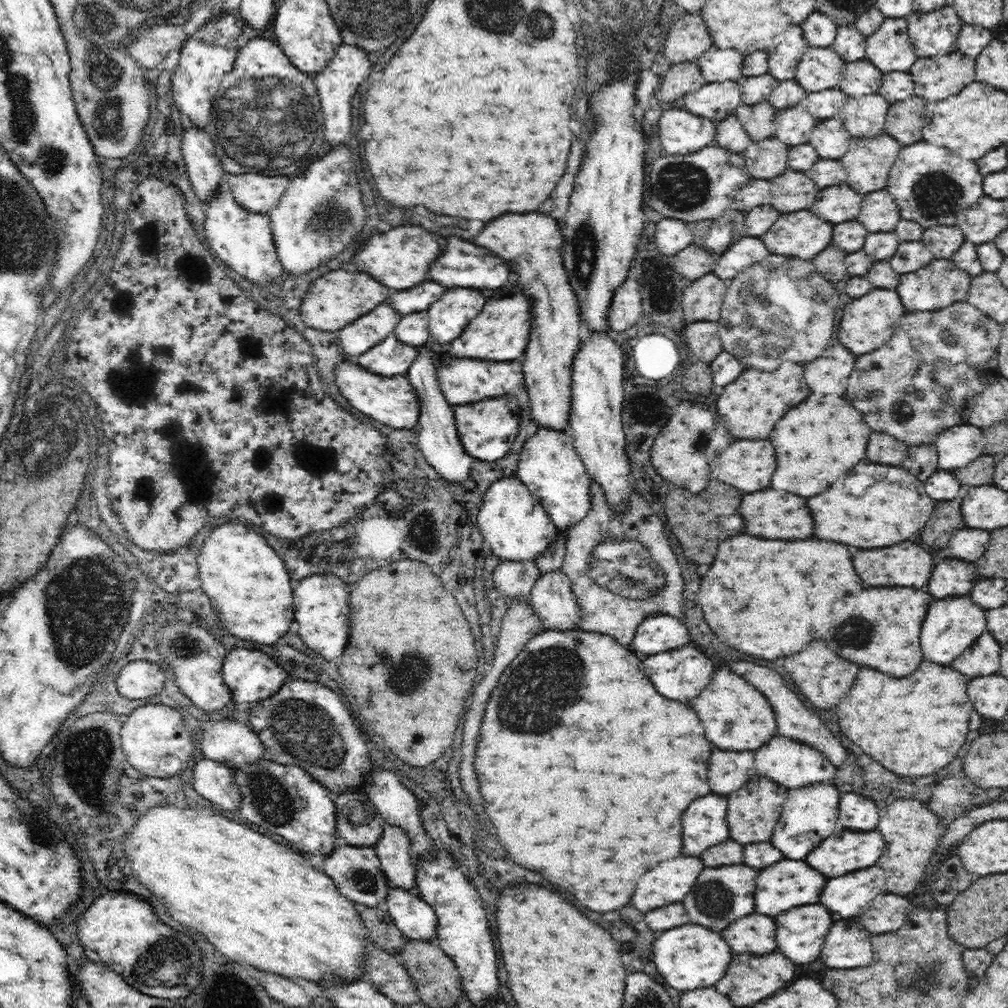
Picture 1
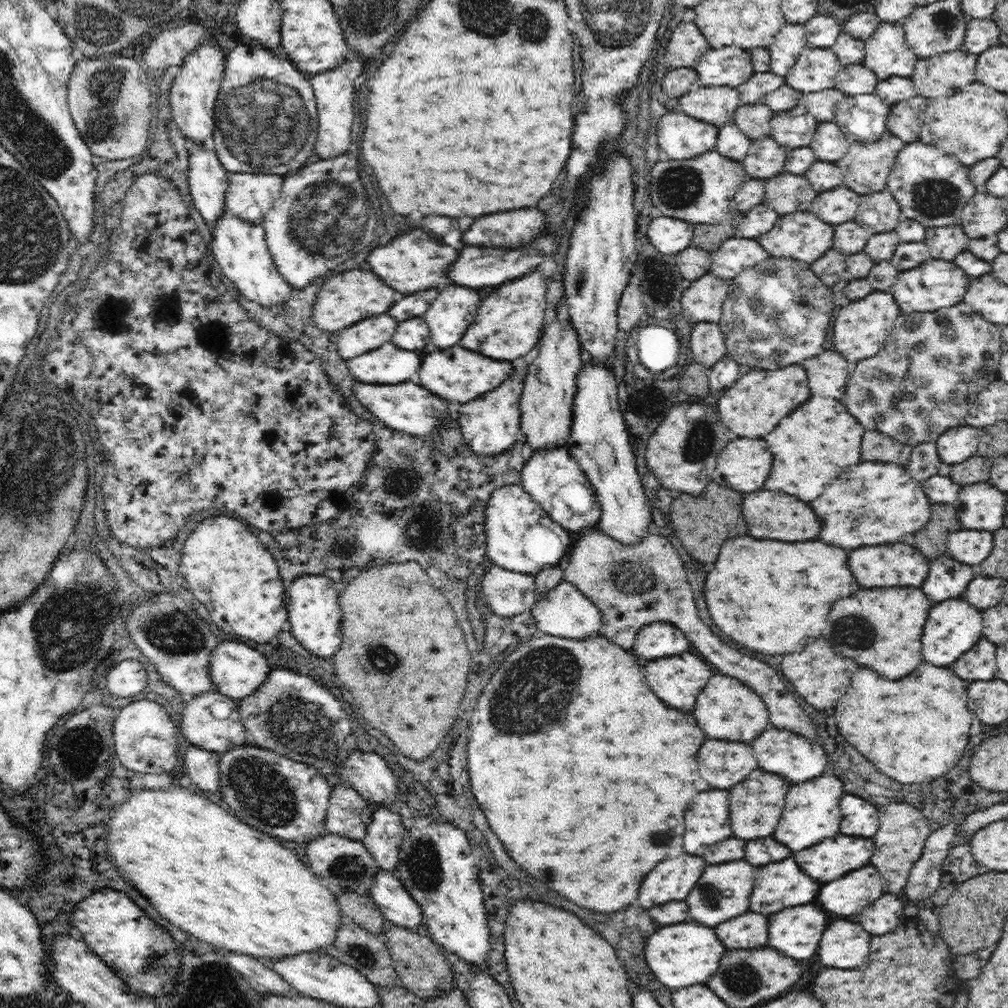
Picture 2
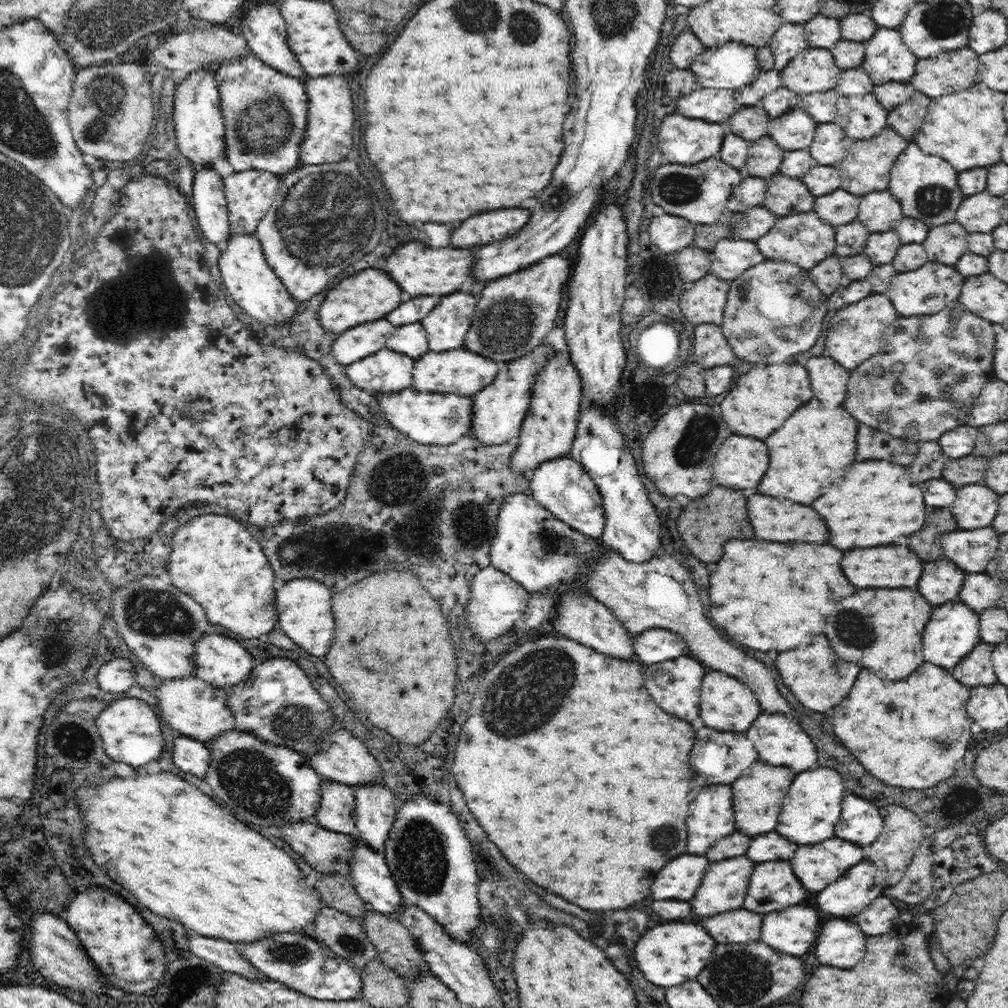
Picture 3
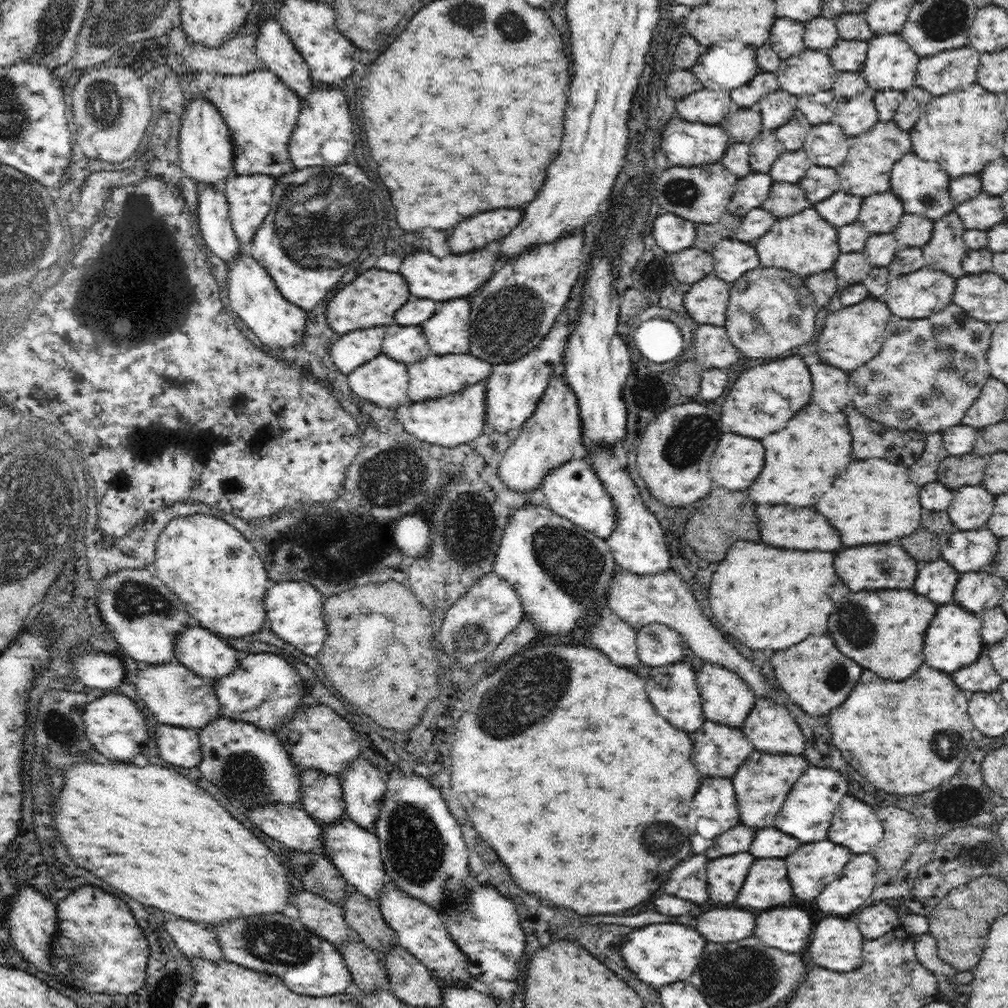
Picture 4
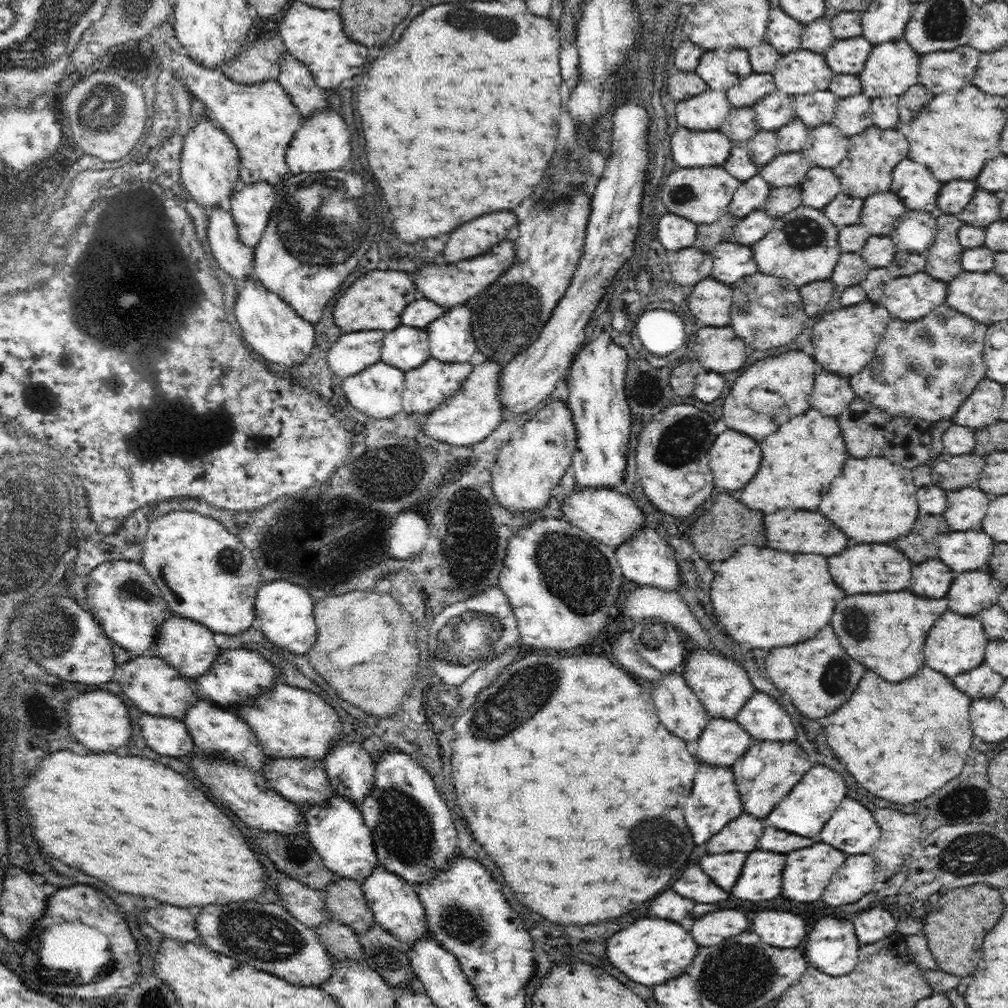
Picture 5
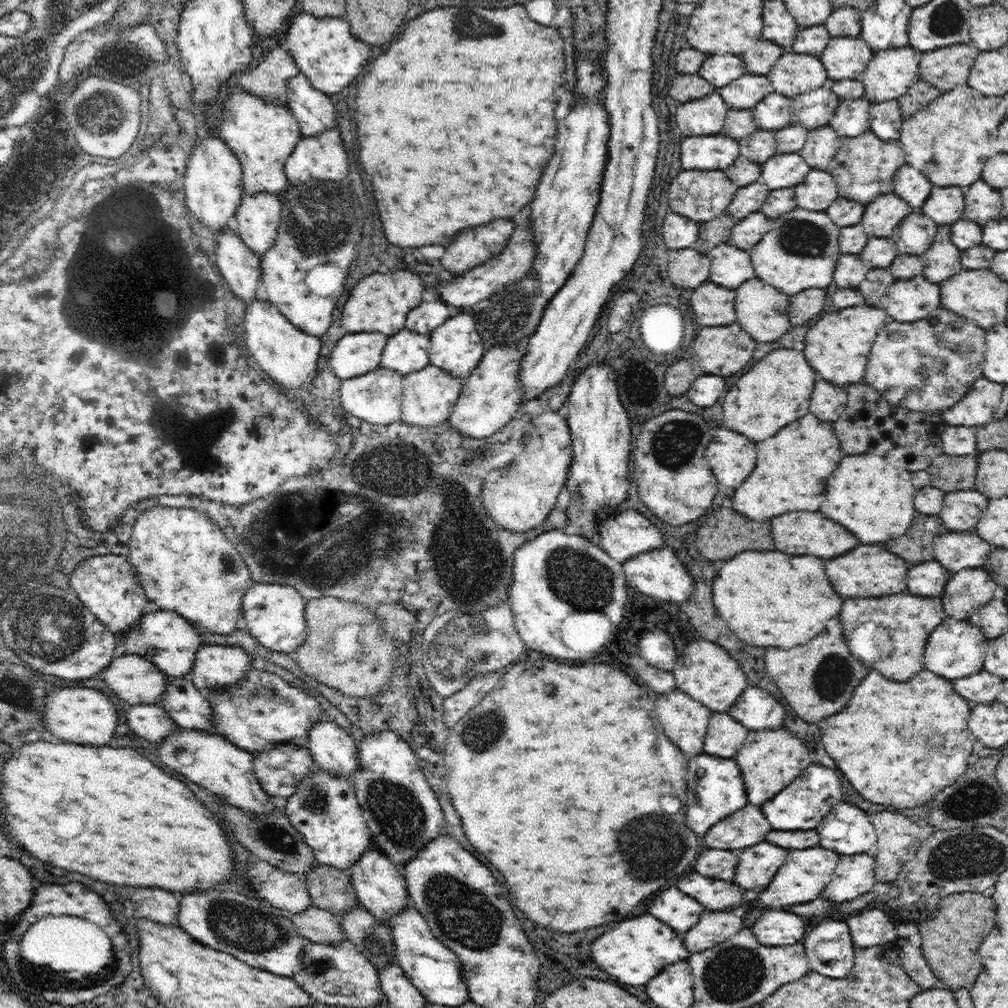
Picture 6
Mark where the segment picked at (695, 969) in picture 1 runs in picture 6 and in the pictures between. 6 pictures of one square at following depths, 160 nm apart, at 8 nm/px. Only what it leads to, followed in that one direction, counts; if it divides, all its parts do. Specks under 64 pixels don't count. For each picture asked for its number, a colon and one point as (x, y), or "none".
2: (681, 955)
3: (671, 954)
4: (659, 954)
5: (665, 949)
6: (634, 952)

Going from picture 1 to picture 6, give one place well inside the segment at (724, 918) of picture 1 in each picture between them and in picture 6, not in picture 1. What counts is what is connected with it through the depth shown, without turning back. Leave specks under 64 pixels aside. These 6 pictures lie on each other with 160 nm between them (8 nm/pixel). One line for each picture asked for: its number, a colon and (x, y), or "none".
2: (723, 892)
3: (725, 884)
4: (726, 874)
5: (724, 868)
6: (722, 864)

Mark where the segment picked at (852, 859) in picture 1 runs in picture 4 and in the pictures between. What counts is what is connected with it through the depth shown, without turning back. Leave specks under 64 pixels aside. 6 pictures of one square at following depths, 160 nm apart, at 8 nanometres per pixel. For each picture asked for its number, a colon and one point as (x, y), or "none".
2: (832, 858)
3: (817, 865)
4: (812, 867)

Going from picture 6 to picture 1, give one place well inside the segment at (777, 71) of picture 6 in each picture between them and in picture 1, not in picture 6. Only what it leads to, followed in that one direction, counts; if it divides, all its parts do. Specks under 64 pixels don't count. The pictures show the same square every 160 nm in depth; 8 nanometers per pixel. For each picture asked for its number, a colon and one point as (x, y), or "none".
1: (819, 69)
2: (816, 68)
3: (814, 69)
4: (810, 71)
5: (799, 72)

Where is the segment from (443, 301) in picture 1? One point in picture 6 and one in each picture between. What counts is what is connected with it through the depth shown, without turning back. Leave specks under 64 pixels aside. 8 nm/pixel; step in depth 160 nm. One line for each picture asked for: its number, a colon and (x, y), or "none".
2: (452, 312)
3: (447, 324)
4: (447, 332)
5: (450, 338)
6: (456, 346)

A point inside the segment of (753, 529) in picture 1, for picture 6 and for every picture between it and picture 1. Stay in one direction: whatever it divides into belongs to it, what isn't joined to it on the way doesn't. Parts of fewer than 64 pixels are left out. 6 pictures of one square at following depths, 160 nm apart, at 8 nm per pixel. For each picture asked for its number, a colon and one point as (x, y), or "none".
2: (784, 517)
3: (785, 521)
4: (804, 529)
5: (807, 532)
6: (800, 533)

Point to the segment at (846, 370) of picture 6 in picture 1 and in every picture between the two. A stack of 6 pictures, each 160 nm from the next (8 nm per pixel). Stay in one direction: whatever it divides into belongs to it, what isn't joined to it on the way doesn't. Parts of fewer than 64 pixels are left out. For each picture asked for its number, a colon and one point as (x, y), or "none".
1: (867, 323)
2: (860, 329)
3: (855, 333)
4: (854, 335)
5: (844, 341)

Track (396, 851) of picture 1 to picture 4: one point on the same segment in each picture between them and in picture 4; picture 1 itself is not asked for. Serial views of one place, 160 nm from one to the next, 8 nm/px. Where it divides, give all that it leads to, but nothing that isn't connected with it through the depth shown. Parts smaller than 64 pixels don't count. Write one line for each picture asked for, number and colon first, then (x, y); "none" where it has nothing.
2: (384, 834)
3: (375, 806)
4: (363, 789)

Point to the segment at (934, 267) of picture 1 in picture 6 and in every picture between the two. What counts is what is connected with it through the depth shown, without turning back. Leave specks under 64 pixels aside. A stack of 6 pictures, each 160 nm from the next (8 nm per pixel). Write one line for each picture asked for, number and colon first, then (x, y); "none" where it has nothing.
2: (937, 283)
3: (930, 288)
4: (920, 294)
5: (908, 298)
6: (906, 301)

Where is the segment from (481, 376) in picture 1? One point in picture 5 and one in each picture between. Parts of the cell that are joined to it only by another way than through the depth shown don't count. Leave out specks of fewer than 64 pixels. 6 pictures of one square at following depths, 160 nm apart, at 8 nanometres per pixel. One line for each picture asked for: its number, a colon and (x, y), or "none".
2: (457, 374)
3: (462, 371)
4: (437, 375)
5: (426, 387)

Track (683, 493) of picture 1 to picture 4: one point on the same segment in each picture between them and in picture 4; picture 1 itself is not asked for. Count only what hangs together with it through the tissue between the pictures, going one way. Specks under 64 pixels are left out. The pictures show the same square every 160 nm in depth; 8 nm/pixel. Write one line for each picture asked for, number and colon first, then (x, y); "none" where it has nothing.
2: (702, 522)
3: (706, 524)
4: (726, 516)

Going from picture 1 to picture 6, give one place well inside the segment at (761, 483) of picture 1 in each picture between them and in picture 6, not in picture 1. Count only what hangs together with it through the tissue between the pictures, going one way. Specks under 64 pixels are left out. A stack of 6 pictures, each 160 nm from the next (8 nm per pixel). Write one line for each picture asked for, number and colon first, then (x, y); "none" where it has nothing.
2: (744, 464)
3: (741, 461)
4: (737, 461)
5: (734, 458)
6: (731, 456)

